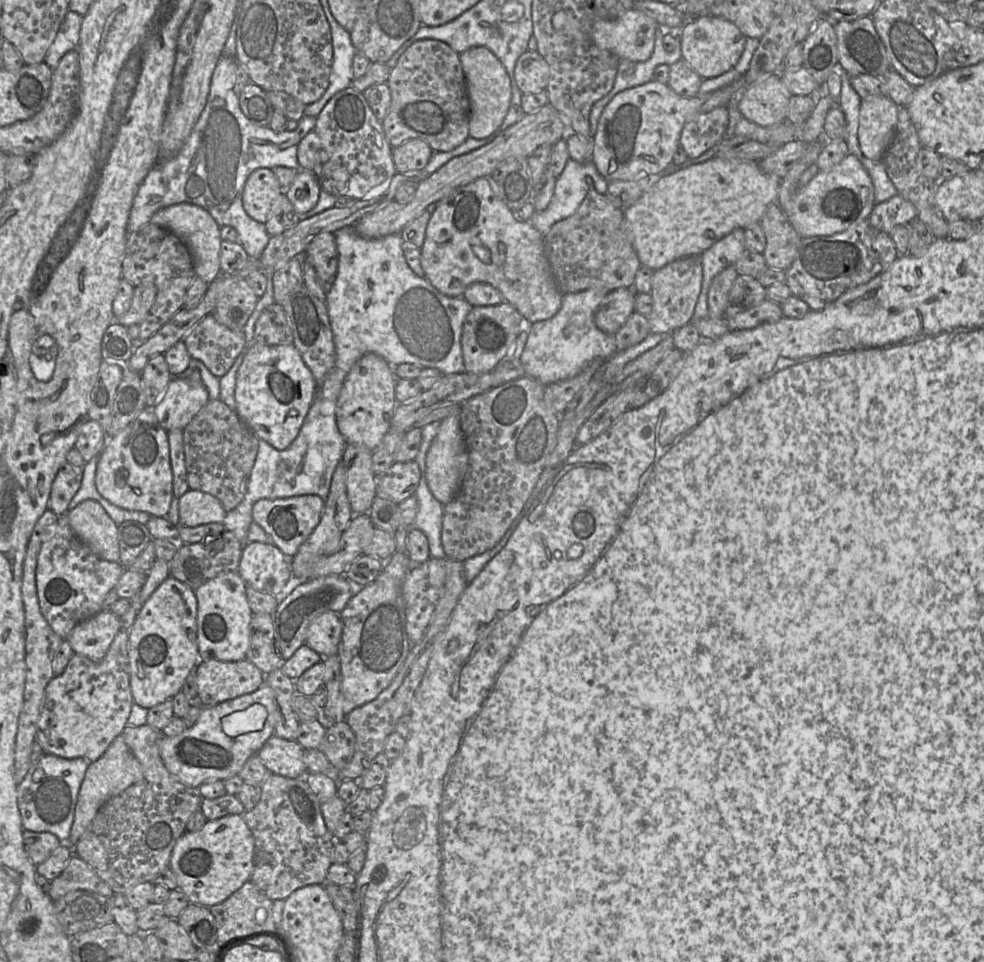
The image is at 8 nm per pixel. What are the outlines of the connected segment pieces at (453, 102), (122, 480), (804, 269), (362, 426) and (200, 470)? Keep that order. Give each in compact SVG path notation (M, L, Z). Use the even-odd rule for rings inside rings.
M422 39L398 59L387 81L391 104L381 121L392 148L418 138L426 141L434 152L447 152L470 136L470 100L459 55L442 41Z
M146 406L127 427L107 439L98 458L95 483L99 493L115 506L126 510L148 512L152 516L167 517L174 498L168 435L159 424L153 408Z
M864 219L831 236L802 238L798 255L786 271L785 283L811 310L822 310L848 290L885 272L898 256L890 236L873 228L869 219Z
M366 353L357 360L346 375L337 398L335 416L339 432L346 443L373 451L391 427L396 405L394 367L384 358Z
M219 399L208 400L182 433L189 488L215 496L226 512L235 509L247 492L259 439L237 413Z

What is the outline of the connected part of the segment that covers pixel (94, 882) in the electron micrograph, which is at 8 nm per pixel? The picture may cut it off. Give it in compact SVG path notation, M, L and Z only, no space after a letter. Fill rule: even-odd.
M73 854L62 873L51 881L48 896L54 902L67 893L76 890L91 891L105 897L114 892L82 858Z

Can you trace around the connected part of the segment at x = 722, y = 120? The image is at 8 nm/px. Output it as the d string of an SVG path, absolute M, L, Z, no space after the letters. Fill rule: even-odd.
M726 106L714 108L688 120L681 132L680 145L688 158L698 158L719 144L724 138L729 124Z

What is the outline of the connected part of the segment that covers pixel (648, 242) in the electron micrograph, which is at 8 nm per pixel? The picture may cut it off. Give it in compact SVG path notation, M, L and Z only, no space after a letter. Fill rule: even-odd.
M714 157L661 177L635 204L624 210L627 234L641 265L656 271L675 260L701 255L733 230L759 223L766 209L777 203L781 180L762 172L758 162L722 157Z

